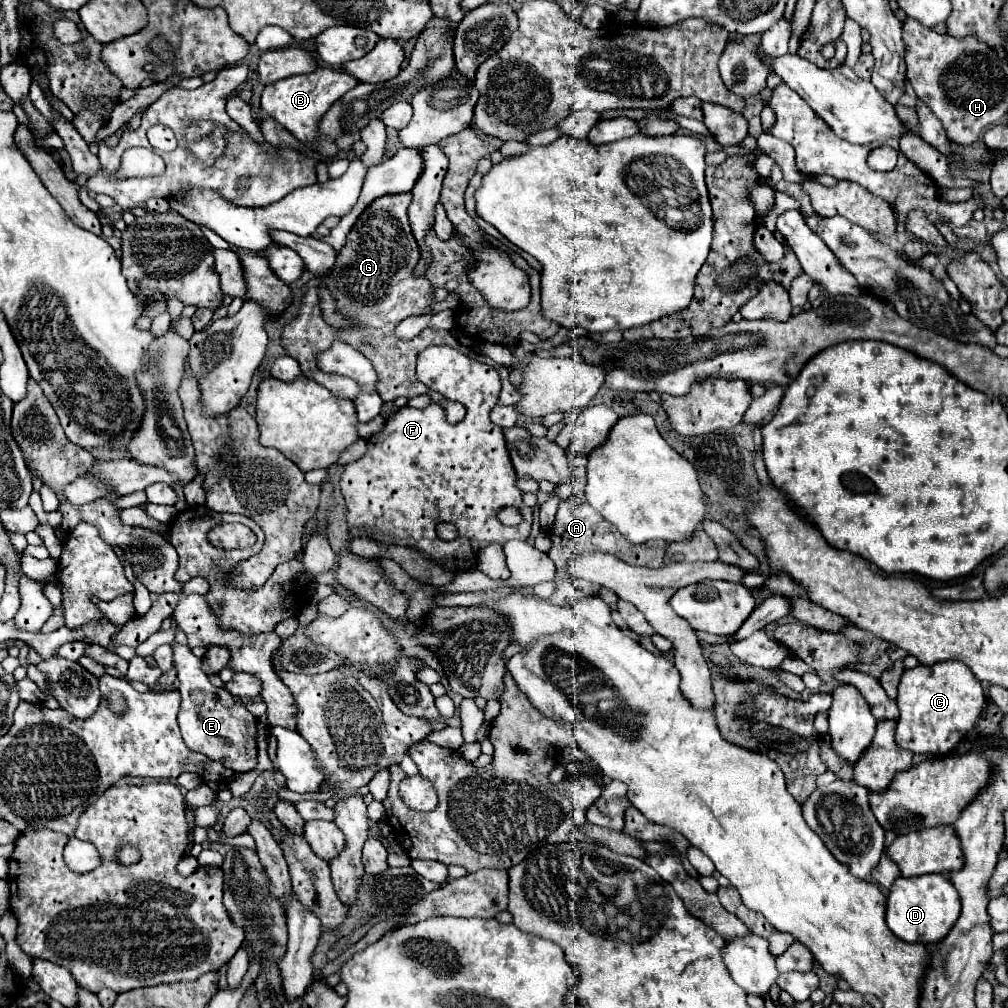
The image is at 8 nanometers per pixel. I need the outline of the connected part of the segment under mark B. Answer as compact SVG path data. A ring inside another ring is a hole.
M331 67L315 69L307 75L293 75L287 79L281 79L279 83L273 83L271 87L263 89L261 95L261 111L275 119L281 127L285 127L293 137L303 141L317 139L317 123L323 117L323 113L347 91L351 91L359 81L345 71L335 71Z

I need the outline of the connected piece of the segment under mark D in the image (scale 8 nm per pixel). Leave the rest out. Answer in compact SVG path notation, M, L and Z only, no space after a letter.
M945 875L899 877L887 897L887 927L907 943L935 945L947 937L961 911L959 895Z

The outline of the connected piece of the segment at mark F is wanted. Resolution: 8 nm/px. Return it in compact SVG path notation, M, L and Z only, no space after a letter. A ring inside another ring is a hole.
M427 347L417 359L417 367L443 367L443 397L463 403L467 415L461 423L449 425L445 421L443 407L437 403L431 403L425 409L401 407L379 433L367 439L367 453L359 461L345 465L341 477L341 491L347 503L347 521L349 525L357 527L365 525L369 533L379 541L417 547L431 559L441 559L451 569L459 571L471 565L477 559L479 549L485 547L489 541L525 541L531 531L533 511L523 505L521 491L515 487L515 471L507 455L503 429L493 425L489 419L489 411L491 407L495 407L501 391L499 373L485 363L469 359L453 347ZM503 507L517 507L523 515L523 521L517 527L501 525L497 521L497 511ZM439 521L453 523L457 527L457 539L441 541L435 531L435 525Z

